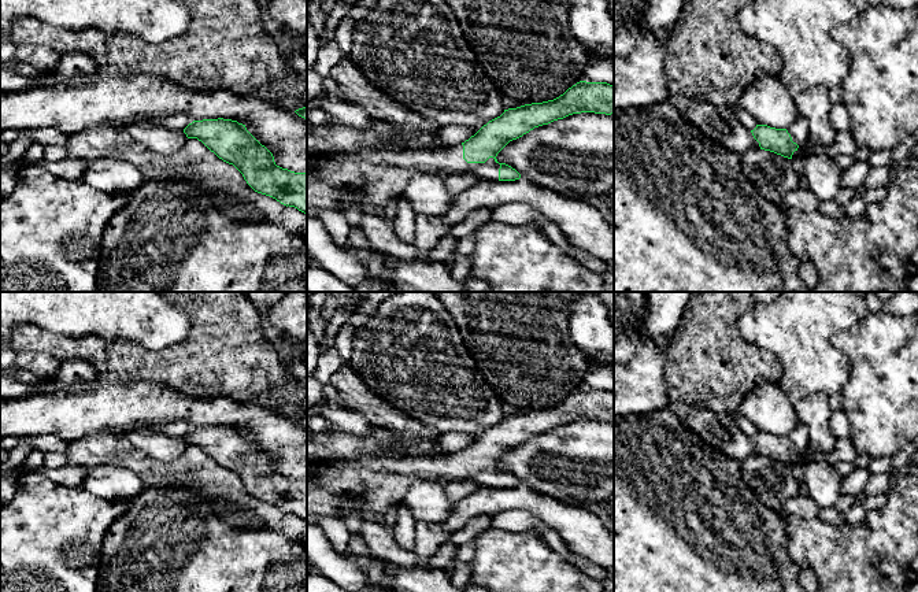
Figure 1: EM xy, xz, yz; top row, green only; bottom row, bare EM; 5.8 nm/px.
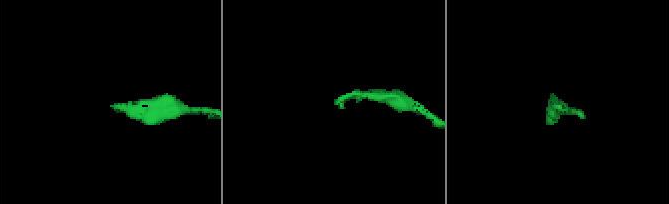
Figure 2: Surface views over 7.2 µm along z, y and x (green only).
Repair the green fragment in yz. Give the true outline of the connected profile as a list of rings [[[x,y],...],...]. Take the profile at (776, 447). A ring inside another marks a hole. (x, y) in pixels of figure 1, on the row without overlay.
[[[799,423],[788,436],[776,436],[767,432],[756,432],[751,437],[760,456],[774,459],[792,466],[797,455],[810,445],[807,429]]]

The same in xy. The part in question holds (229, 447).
[[[203,426],[189,430],[184,440],[197,445],[223,469],[233,471],[258,500],[307,522],[307,480],[275,471],[273,460],[245,434],[232,426]]]

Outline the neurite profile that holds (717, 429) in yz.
[[[695,406],[681,419],[706,444],[730,459],[741,463],[749,456],[760,455],[752,440],[737,428],[730,414],[715,412],[707,406]]]

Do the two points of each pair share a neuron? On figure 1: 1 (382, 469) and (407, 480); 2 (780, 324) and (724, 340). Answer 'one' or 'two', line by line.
1: one
2: two

